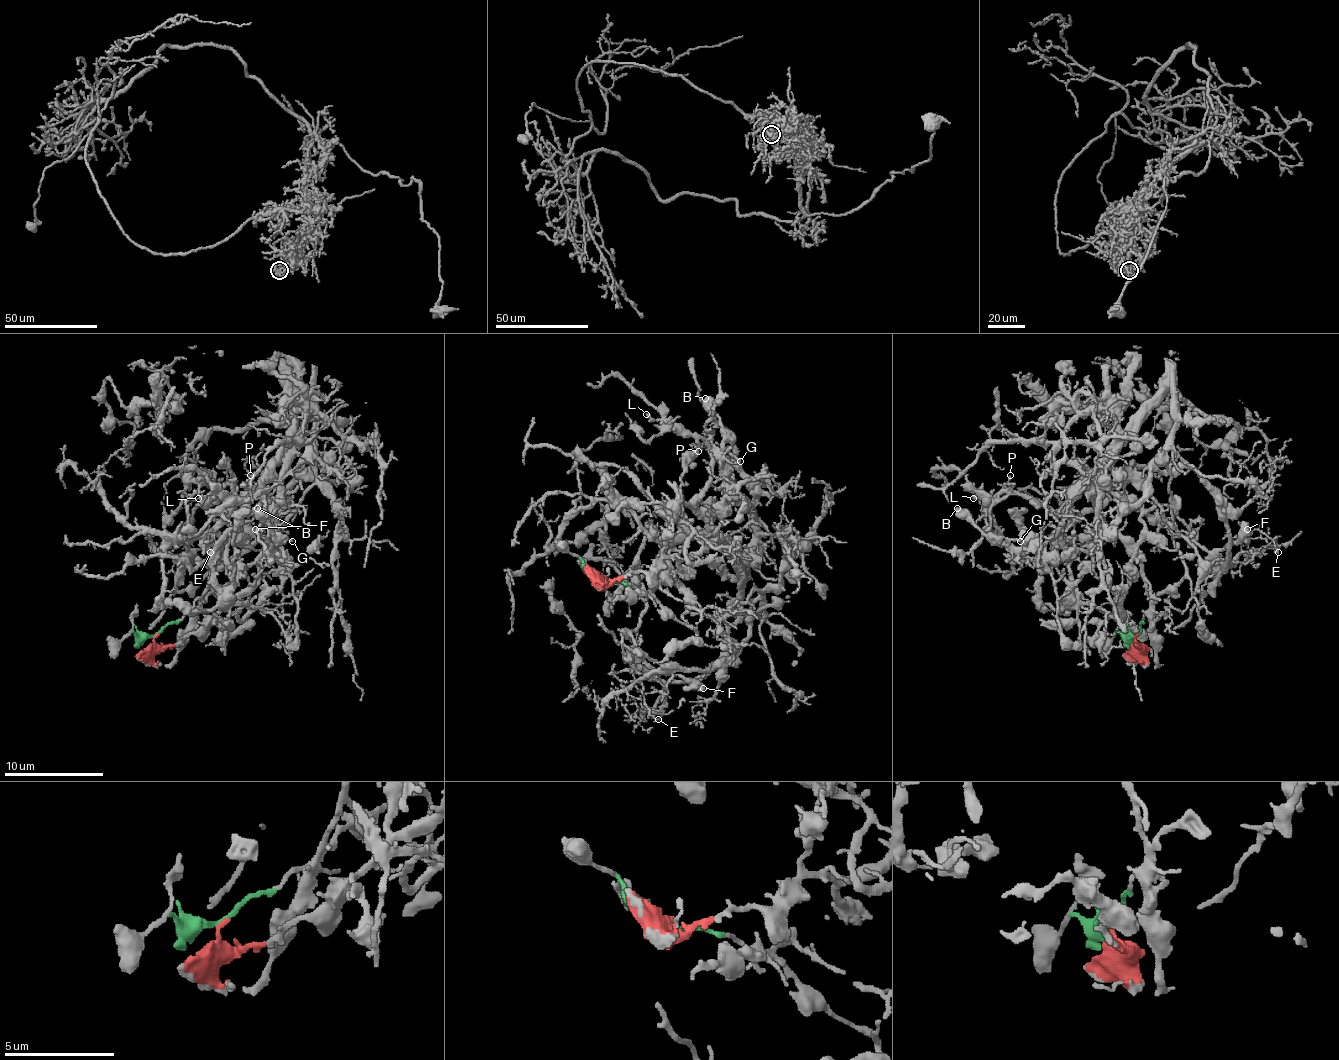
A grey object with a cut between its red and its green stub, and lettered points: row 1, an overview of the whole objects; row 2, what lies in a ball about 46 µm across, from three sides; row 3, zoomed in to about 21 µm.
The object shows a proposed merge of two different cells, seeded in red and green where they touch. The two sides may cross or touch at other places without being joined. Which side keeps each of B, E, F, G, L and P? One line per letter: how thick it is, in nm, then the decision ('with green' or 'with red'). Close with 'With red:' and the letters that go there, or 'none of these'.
B: calibre 650 nm; with red
E: calibre 100 nm; with green
F: calibre 480 nm; with red
G: calibre 170 nm; with red
L: calibre 240 nm; with green
P: calibre 60 nm; with green
With red: B, F, G

